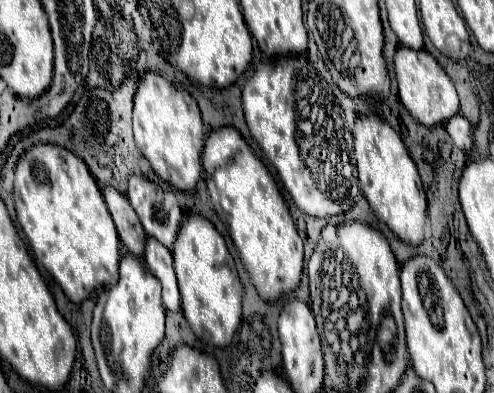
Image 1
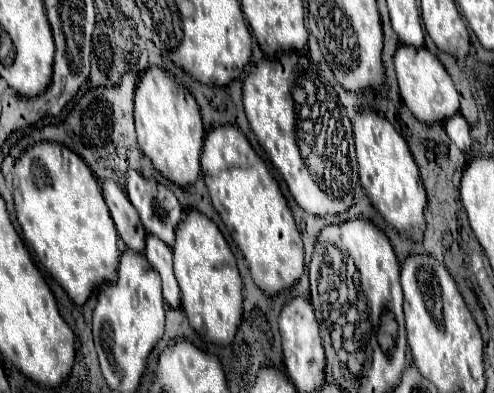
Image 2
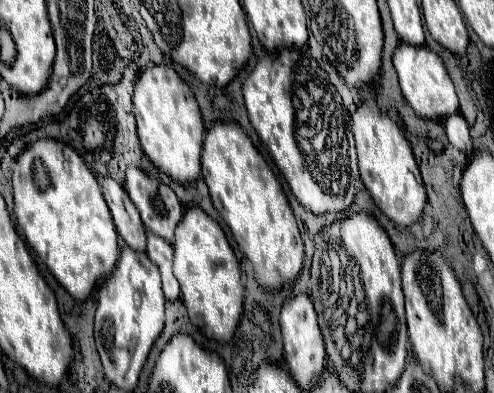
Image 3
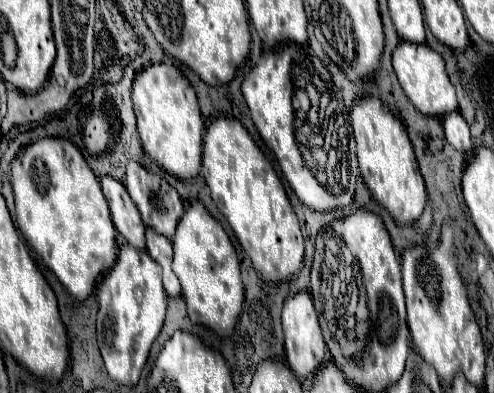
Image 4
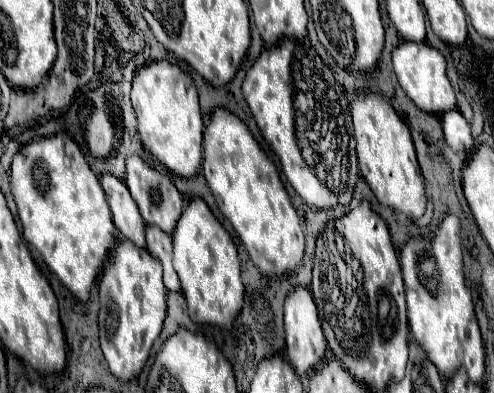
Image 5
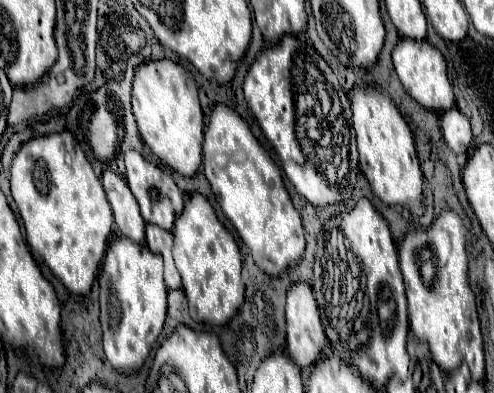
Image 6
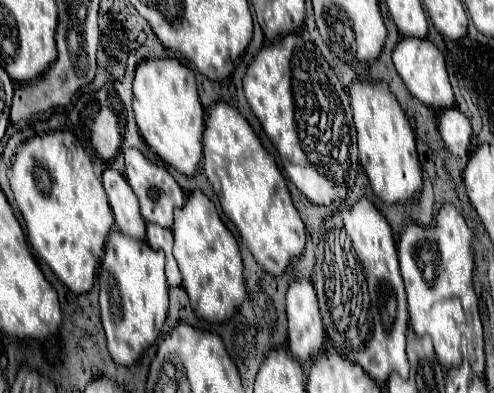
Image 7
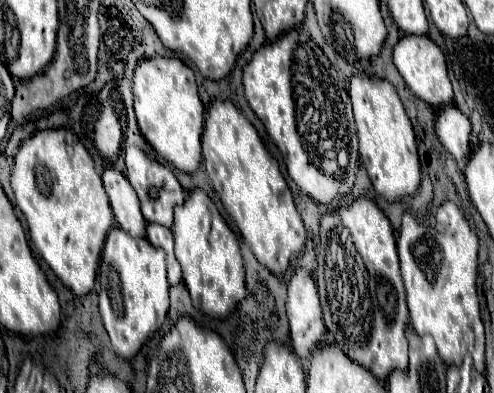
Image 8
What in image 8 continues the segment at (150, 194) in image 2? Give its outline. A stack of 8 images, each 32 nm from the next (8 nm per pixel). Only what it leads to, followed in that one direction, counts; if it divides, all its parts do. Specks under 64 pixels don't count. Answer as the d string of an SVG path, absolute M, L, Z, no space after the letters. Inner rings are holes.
M128 146L126 148L126 178L134 186L140 204L142 204L142 214L148 222L156 222L162 226L172 226L172 208L176 204L184 202L184 188L180 186L178 178L174 172L154 158L150 158L146 152L142 152L138 146Z

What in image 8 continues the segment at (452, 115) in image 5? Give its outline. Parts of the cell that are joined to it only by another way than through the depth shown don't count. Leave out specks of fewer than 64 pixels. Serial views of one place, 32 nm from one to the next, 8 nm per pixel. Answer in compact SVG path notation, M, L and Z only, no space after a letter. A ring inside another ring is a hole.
M452 104L442 106L436 114L434 124L436 136L442 146L456 158L462 160L470 152L470 120Z

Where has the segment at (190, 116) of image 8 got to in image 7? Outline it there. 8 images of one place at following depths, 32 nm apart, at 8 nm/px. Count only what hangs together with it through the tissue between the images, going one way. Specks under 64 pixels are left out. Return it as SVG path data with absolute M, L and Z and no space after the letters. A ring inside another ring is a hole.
M150 58L134 72L134 116L146 144L172 168L192 176L202 160L204 108L198 100L194 72L176 58Z

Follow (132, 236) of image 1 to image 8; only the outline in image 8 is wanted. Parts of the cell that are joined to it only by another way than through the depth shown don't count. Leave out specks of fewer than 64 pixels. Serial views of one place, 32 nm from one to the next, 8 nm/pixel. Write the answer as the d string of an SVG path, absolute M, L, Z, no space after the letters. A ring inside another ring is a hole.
M104 170L104 188L110 196L110 206L114 210L114 220L120 228L136 238L146 236L146 220L140 212L140 202L134 188L128 184L126 176L118 170Z

